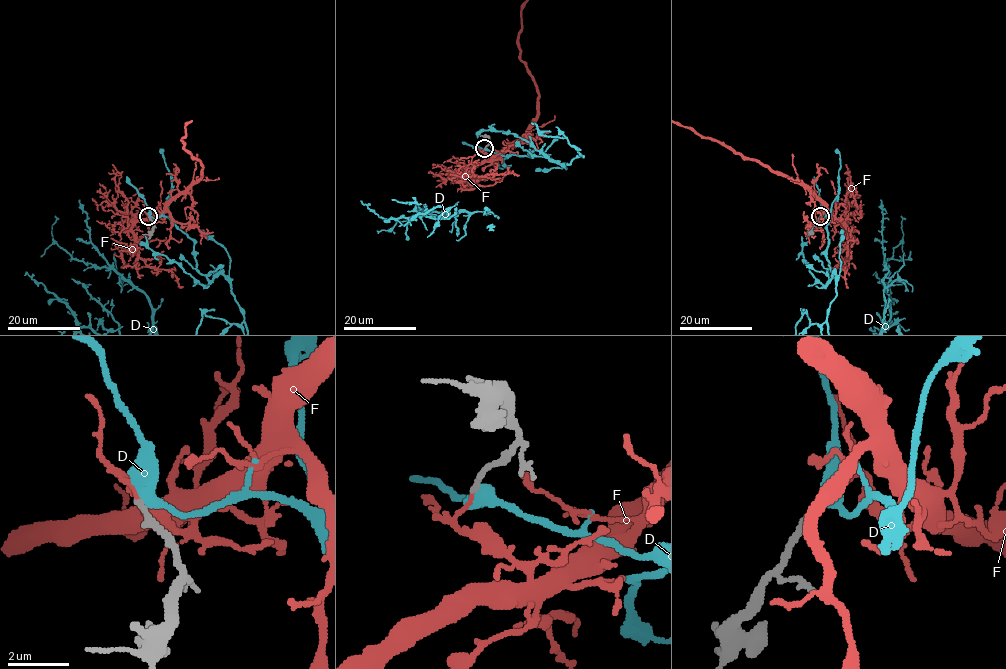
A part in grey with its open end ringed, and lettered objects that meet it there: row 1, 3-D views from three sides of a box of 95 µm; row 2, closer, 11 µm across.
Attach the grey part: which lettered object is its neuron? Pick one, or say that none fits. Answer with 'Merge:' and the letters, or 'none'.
Merge: none

